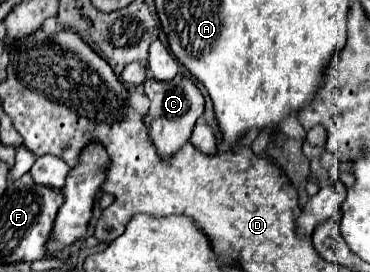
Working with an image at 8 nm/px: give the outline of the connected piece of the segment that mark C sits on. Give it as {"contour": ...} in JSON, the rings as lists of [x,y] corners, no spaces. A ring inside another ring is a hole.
{"contour":[[[178,74],[174,80],[168,80],[168,82],[148,78],[144,82],[144,90],[146,90],[148,98],[152,100],[150,114],[154,116],[154,120],[150,124],[150,138],[152,138],[154,146],[158,148],[158,154],[162,158],[170,158],[176,150],[180,150],[180,146],[184,146],[184,142],[188,142],[196,120],[204,112],[204,96],[198,90],[196,82],[184,74]]]}

